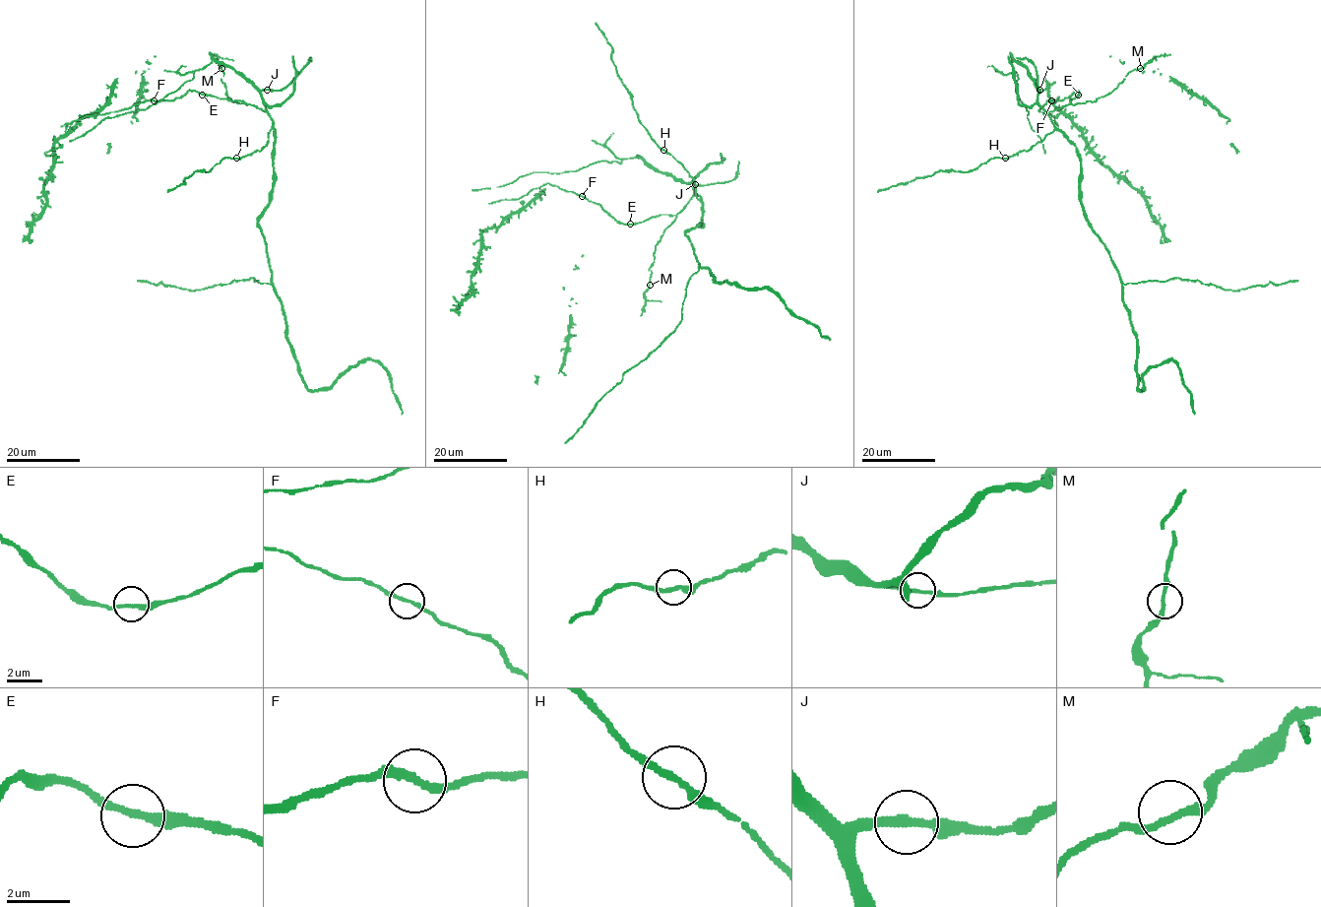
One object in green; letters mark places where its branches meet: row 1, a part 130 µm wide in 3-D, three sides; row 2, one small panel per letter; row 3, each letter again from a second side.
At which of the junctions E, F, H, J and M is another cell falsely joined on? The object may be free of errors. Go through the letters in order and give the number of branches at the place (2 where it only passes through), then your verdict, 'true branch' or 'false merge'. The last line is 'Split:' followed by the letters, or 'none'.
E: 2 | true branch
F: 2 | true branch
H: 2 | true branch
J: 2 | true branch
M: 2 | true branch
Split: none

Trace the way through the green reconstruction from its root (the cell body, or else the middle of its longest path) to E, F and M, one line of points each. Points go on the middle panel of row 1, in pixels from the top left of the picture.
E: (703, 207), (701, 198), (695, 194), (675, 216), (660, 215), (630, 224)
F: (703, 207), (695, 194), (675, 216), (660, 215), (623, 224), (582, 196)
M: (703, 207), (701, 198), (695, 194), (663, 230), (653, 255), (650, 285)

